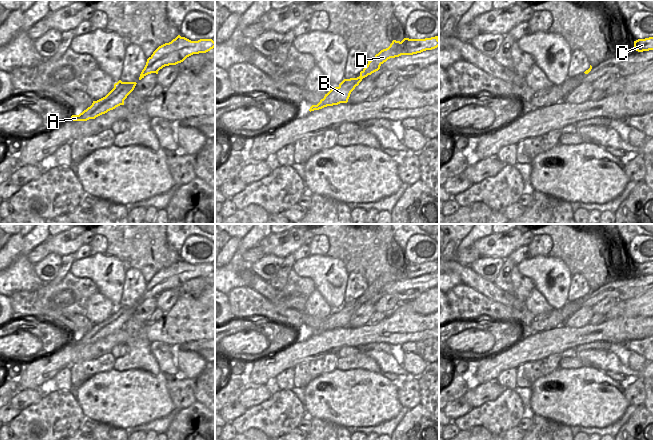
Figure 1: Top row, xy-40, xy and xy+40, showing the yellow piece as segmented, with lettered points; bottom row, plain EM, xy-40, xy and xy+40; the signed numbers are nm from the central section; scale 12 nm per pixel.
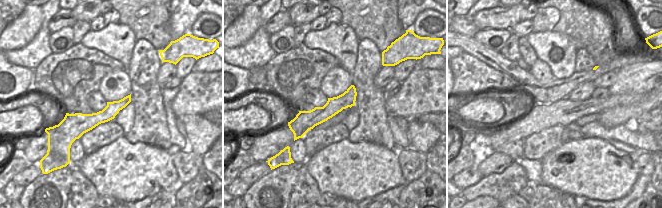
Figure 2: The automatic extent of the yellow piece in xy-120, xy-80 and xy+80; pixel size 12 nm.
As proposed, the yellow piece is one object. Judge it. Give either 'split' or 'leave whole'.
leave whole

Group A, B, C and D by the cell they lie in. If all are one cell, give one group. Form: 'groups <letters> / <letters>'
groups A B C D

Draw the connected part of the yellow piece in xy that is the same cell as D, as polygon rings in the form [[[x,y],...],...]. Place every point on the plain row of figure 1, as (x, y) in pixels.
[[[438,260],[425,263],[404,262],[401,266],[393,264],[390,270],[375,279],[367,290],[360,296],[357,302],[344,303],[338,311],[332,312],[317,329],[312,329],[309,335],[319,334],[327,330],[347,327],[351,316],[363,302],[378,295],[380,290],[390,282],[401,279],[413,279],[426,274],[432,274],[439,270]]]

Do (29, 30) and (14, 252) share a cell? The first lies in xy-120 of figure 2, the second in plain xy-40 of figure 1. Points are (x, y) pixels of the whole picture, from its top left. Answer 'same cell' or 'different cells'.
same cell

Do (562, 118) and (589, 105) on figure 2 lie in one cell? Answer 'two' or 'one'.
one

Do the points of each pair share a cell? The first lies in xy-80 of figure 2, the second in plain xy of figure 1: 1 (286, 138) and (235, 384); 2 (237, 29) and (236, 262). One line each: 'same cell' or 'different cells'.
1: different cells
2: different cells

